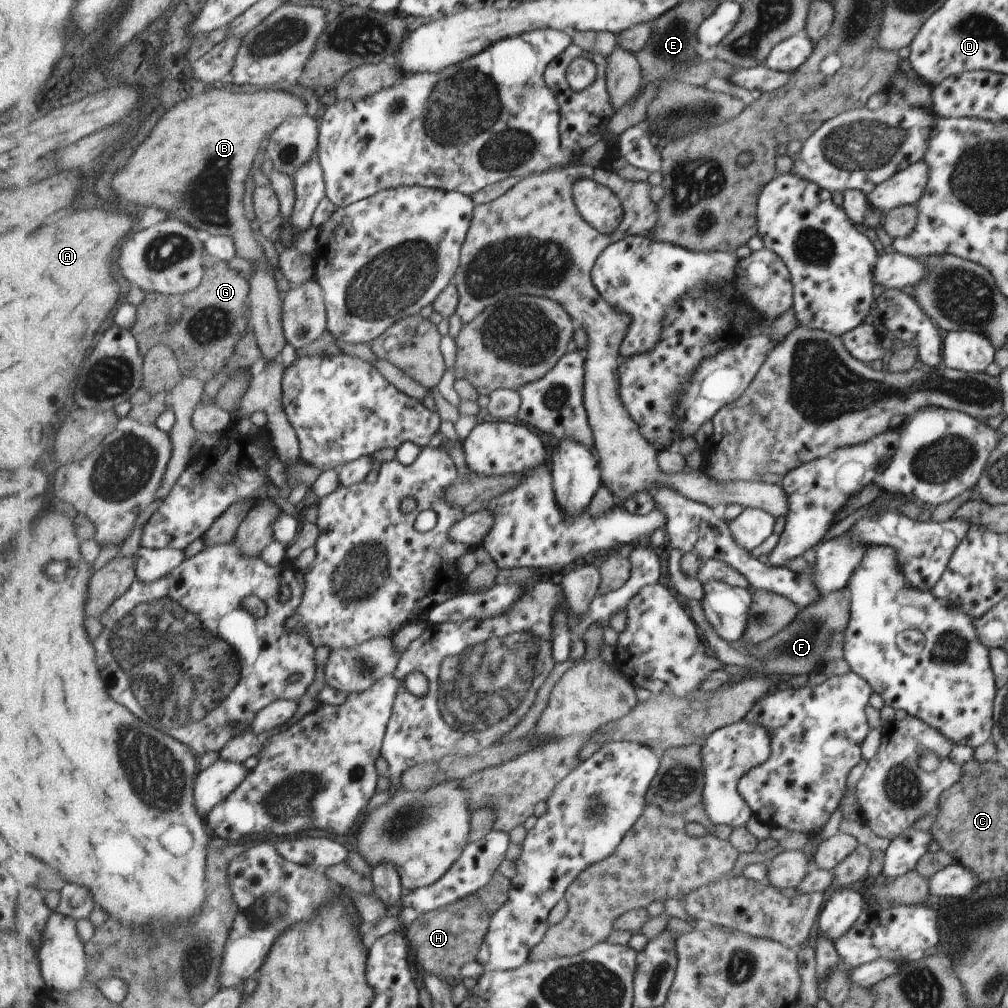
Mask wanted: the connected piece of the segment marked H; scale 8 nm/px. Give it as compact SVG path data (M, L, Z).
M499 870L494 877L477 893L462 898L443 909L430 910L409 926L409 938L417 954L417 961L427 972L435 972L450 981L459 981L463 966L471 966L482 949L483 941L491 930L491 919L510 900L512 879Z

